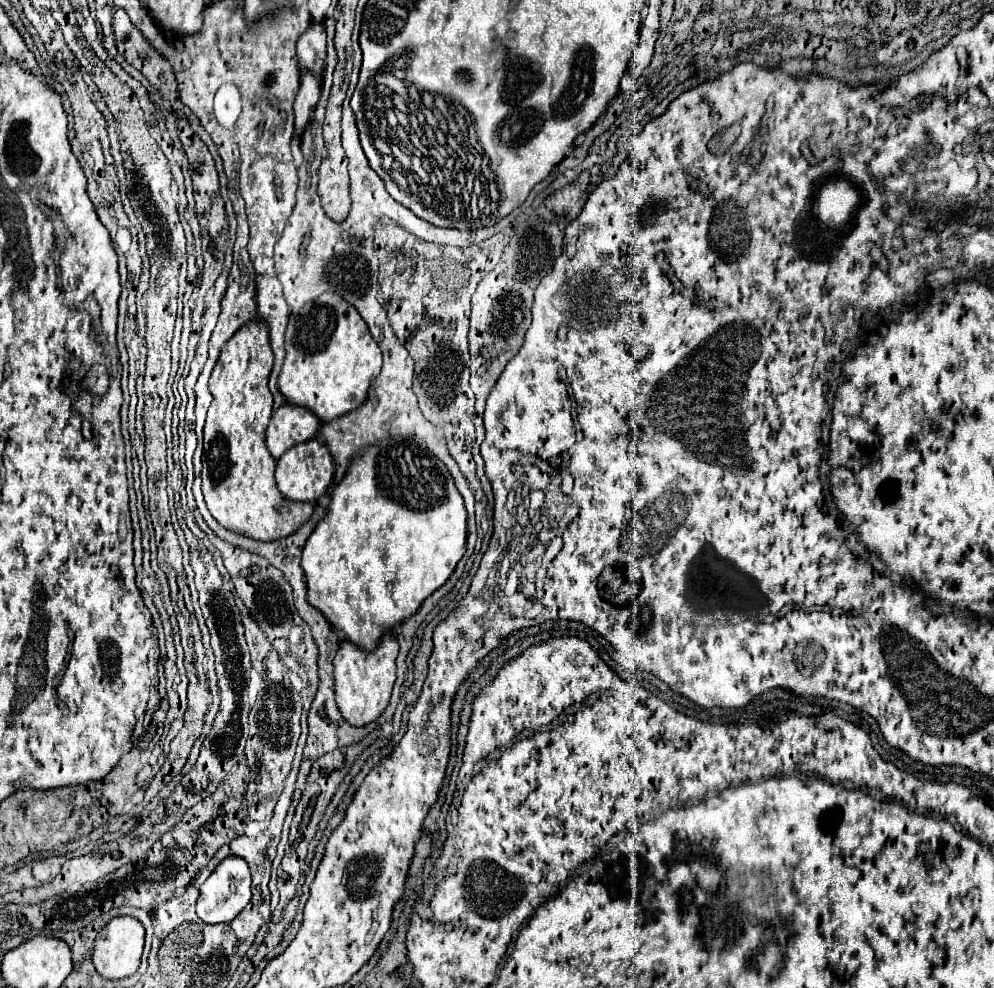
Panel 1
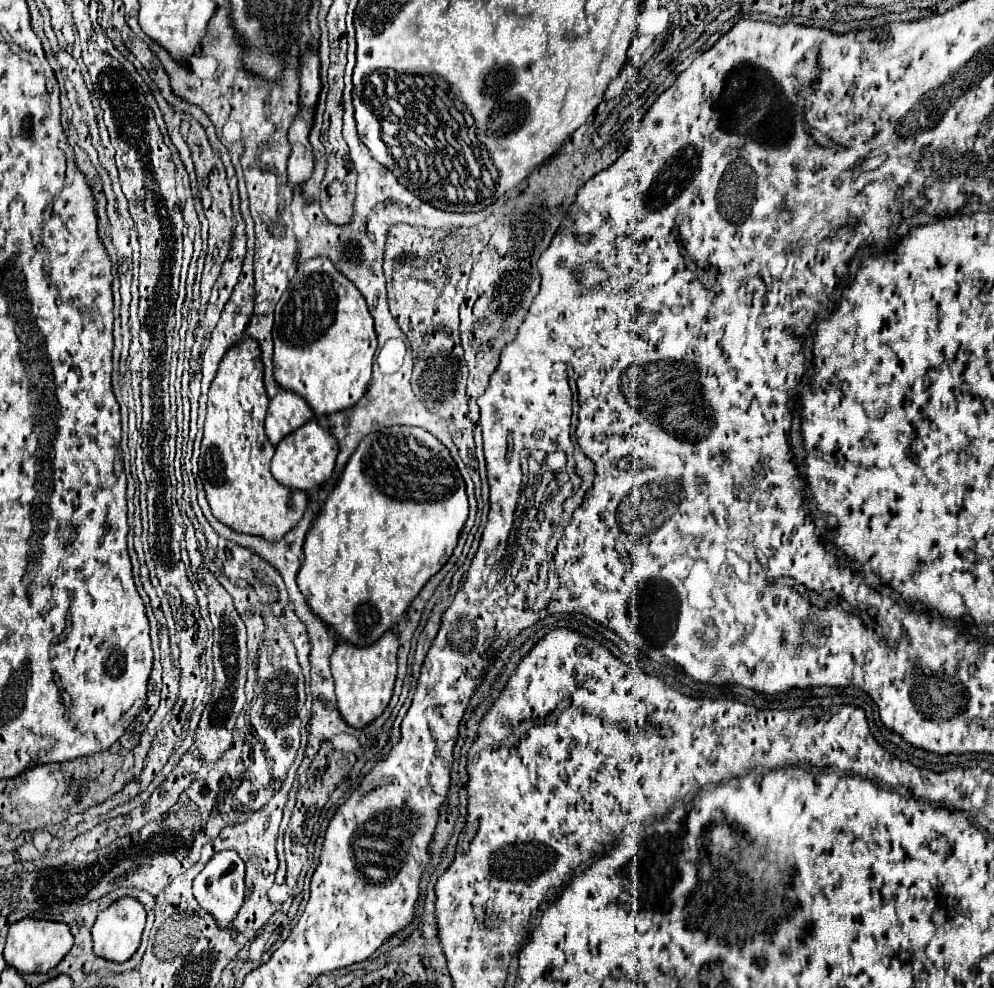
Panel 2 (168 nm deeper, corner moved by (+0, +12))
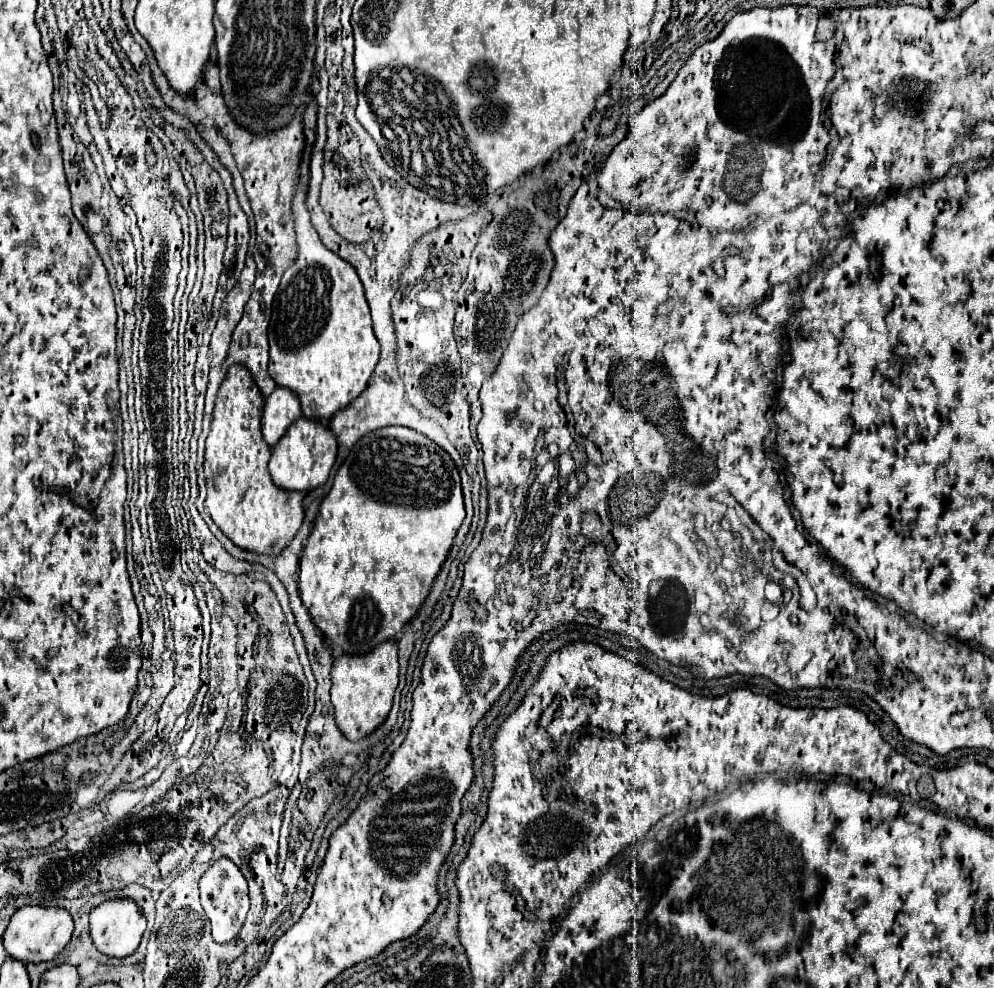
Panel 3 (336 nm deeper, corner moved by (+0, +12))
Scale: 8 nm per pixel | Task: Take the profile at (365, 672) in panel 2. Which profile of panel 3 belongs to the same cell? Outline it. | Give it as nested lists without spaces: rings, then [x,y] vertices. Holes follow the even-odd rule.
[[[383,642],[371,654],[349,656],[341,654],[333,662],[331,670],[331,702],[335,706],[335,724],[345,738],[363,740],[373,734],[385,720],[393,706],[393,694],[399,684],[399,662],[397,662],[397,644]]]

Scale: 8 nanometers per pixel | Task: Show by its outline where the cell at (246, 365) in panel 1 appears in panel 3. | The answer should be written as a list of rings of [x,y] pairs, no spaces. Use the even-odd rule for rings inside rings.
[[[231,366],[223,380],[205,448],[205,506],[227,538],[249,552],[277,556],[291,544],[303,524],[303,494],[279,490],[267,470],[269,446],[261,436],[263,396],[243,366]]]

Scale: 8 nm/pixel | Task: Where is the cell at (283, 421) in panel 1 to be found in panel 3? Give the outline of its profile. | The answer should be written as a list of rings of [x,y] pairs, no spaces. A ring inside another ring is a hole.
[[[277,386],[263,406],[263,420],[261,420],[263,440],[269,446],[275,446],[279,438],[287,432],[287,428],[301,416],[303,414],[297,394],[285,386]]]

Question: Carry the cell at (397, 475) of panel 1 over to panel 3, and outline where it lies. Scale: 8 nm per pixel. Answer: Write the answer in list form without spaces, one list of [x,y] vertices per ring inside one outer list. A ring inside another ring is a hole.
[[[387,426],[387,428],[379,428],[375,432],[365,434],[349,452],[349,456],[345,458],[345,462],[341,464],[341,468],[335,474],[333,486],[329,490],[329,494],[325,496],[315,526],[307,538],[307,544],[301,552],[301,560],[299,560],[299,594],[303,600],[303,606],[309,610],[315,626],[325,634],[325,638],[329,638],[329,642],[333,646],[339,646],[345,654],[353,654],[353,656],[361,656],[361,654],[369,654],[371,650],[377,648],[377,644],[385,642],[385,640],[395,640],[397,632],[403,630],[403,626],[417,614],[417,610],[421,608],[421,604],[425,602],[425,598],[431,592],[431,586],[441,570],[441,564],[445,562],[451,546],[453,546],[453,538],[459,530],[459,526],[465,520],[465,508],[463,508],[463,492],[461,492],[461,480],[459,480],[459,472],[455,462],[449,458],[447,452],[439,450],[439,446],[435,446],[429,438],[421,436],[419,432],[411,430],[411,428],[401,428],[401,426]]]

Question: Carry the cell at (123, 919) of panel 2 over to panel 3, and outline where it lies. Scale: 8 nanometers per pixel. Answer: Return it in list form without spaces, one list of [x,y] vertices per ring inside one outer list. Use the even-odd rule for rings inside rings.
[[[121,898],[121,900],[107,900],[103,904],[99,904],[97,908],[91,910],[91,938],[93,944],[99,952],[111,956],[111,958],[125,958],[131,956],[145,932],[145,916],[143,910],[129,898]]]

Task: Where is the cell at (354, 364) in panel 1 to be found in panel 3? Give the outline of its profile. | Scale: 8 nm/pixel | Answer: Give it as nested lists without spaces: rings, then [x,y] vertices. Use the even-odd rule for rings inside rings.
[[[299,178],[297,194],[293,198],[299,256],[293,262],[293,266],[289,266],[283,274],[283,280],[273,300],[273,312],[269,322],[269,376],[279,386],[287,386],[299,396],[305,418],[323,420],[331,418],[337,410],[351,404],[367,388],[369,376],[379,360],[379,342],[371,328],[369,306],[355,268],[343,258],[339,258],[335,252],[331,252],[319,240],[317,232],[309,222],[305,196],[307,188]]]

